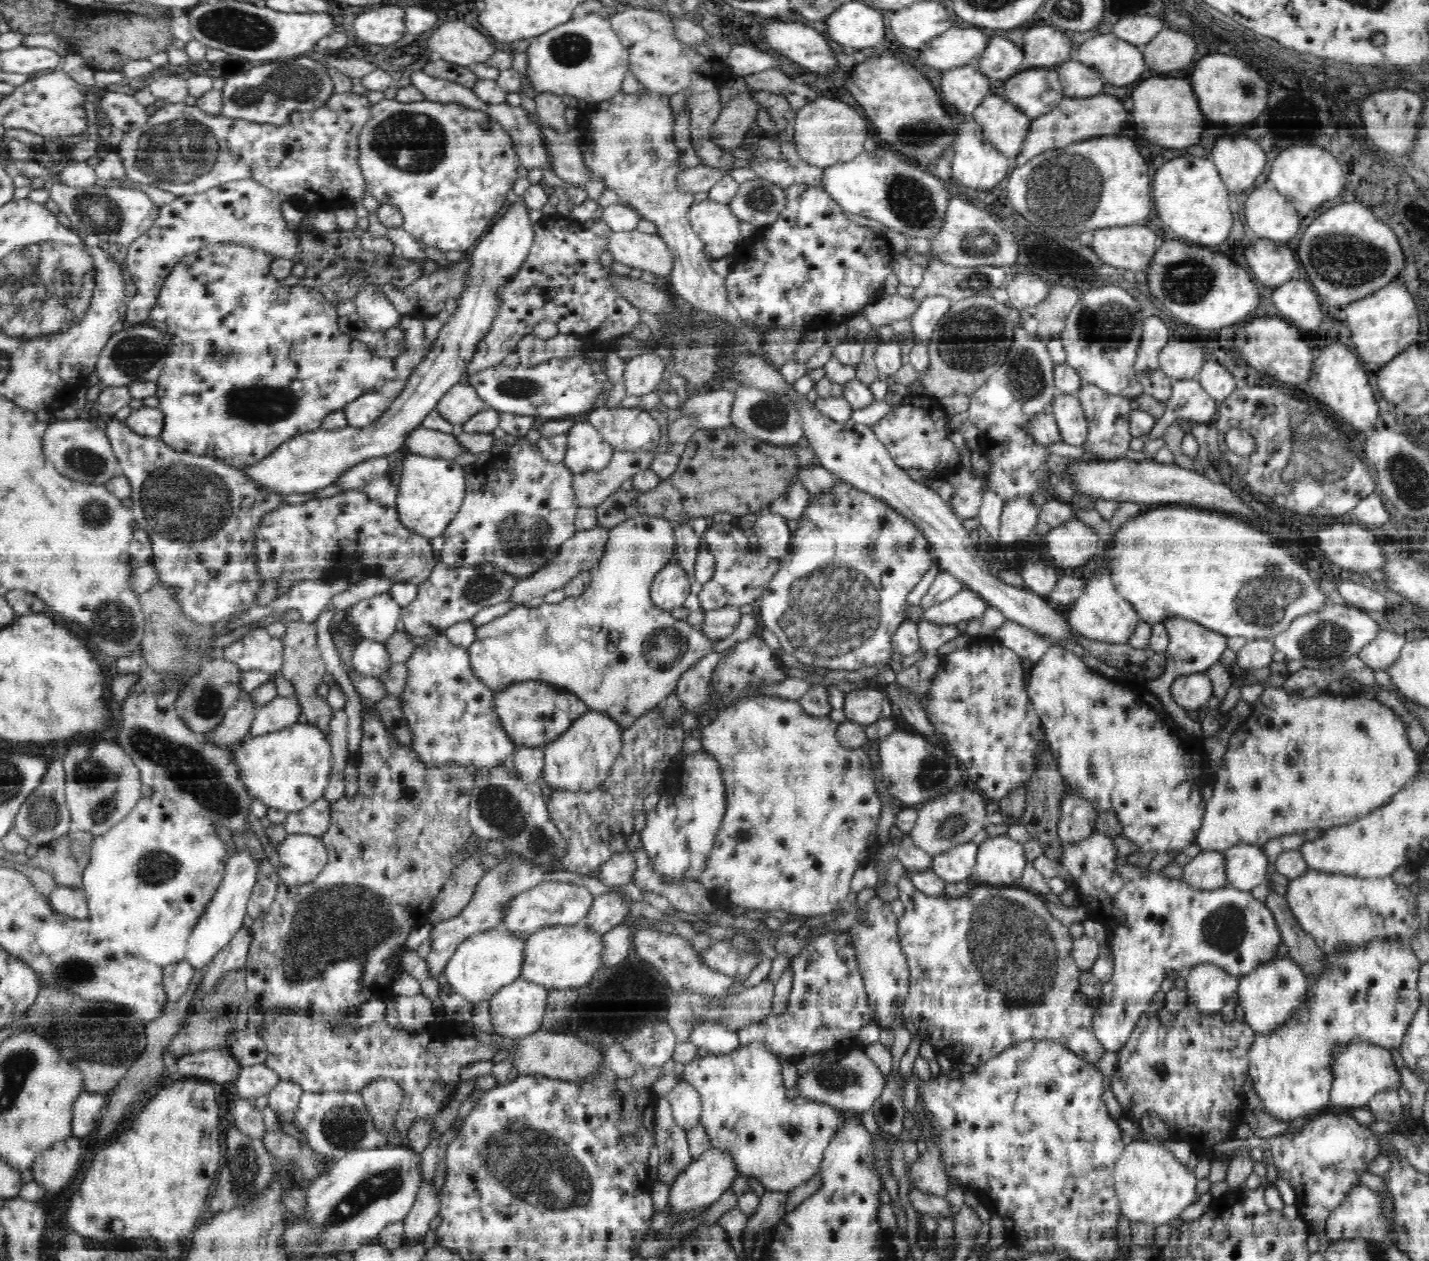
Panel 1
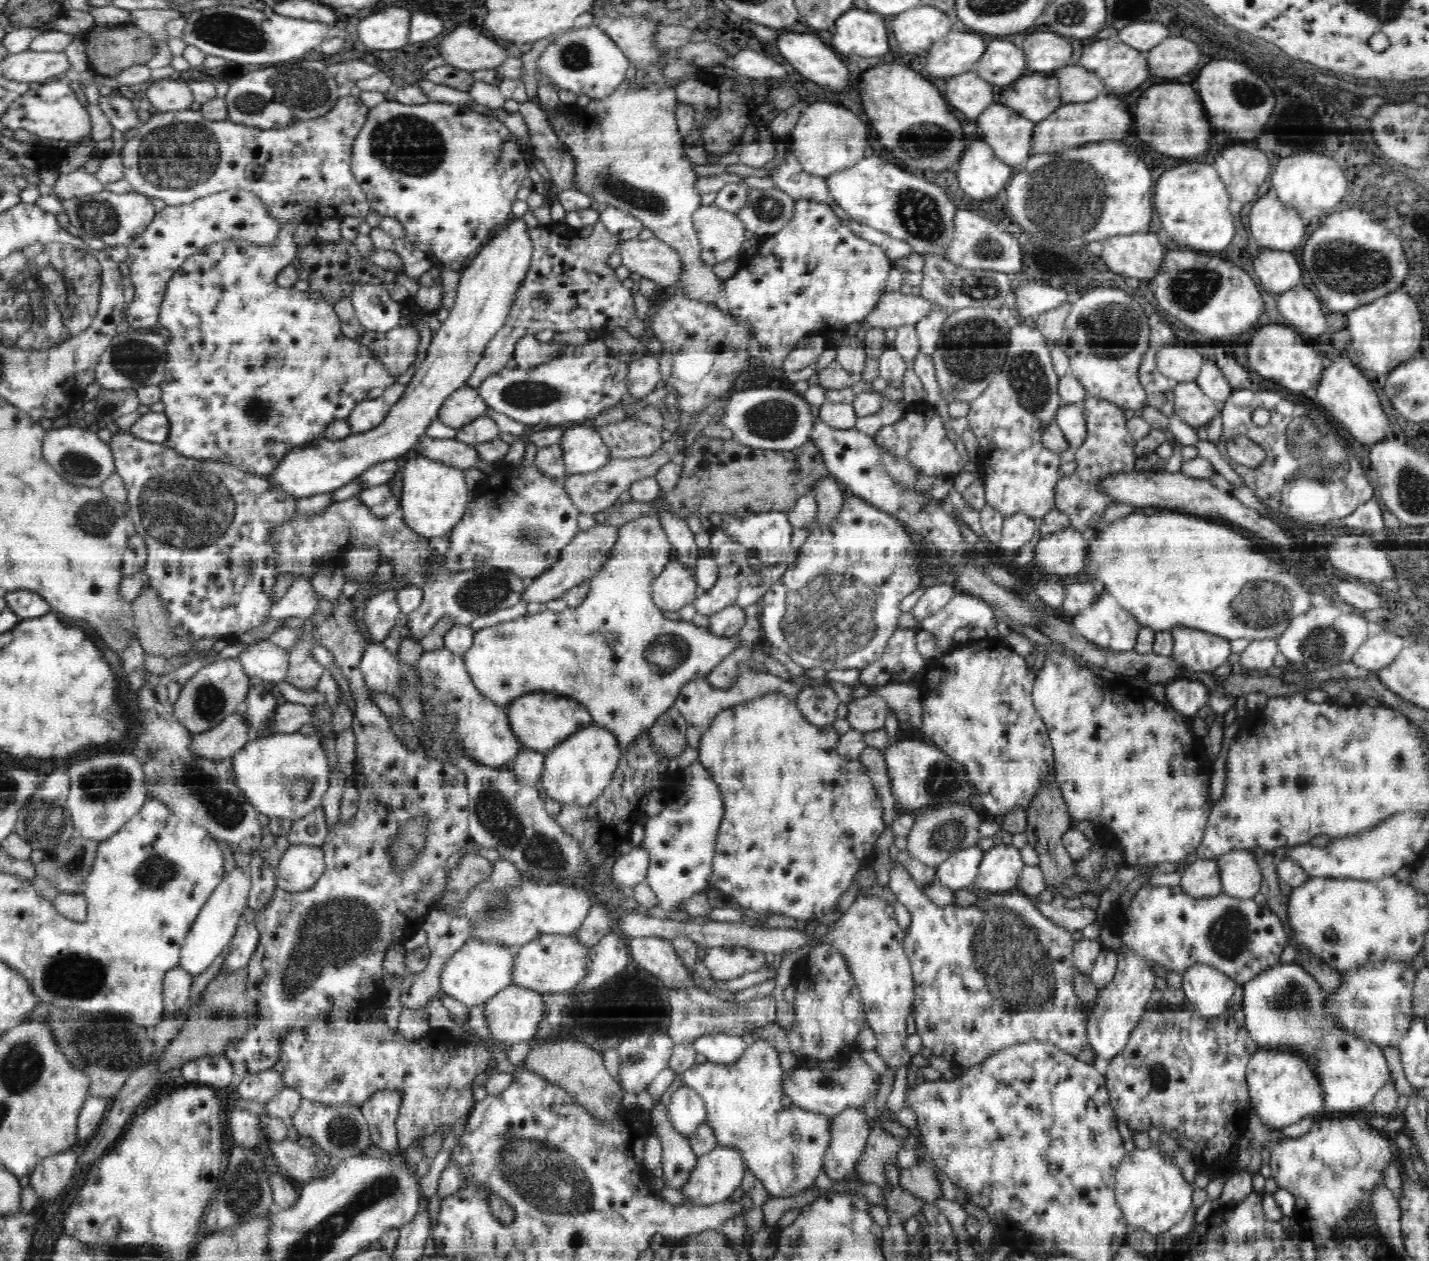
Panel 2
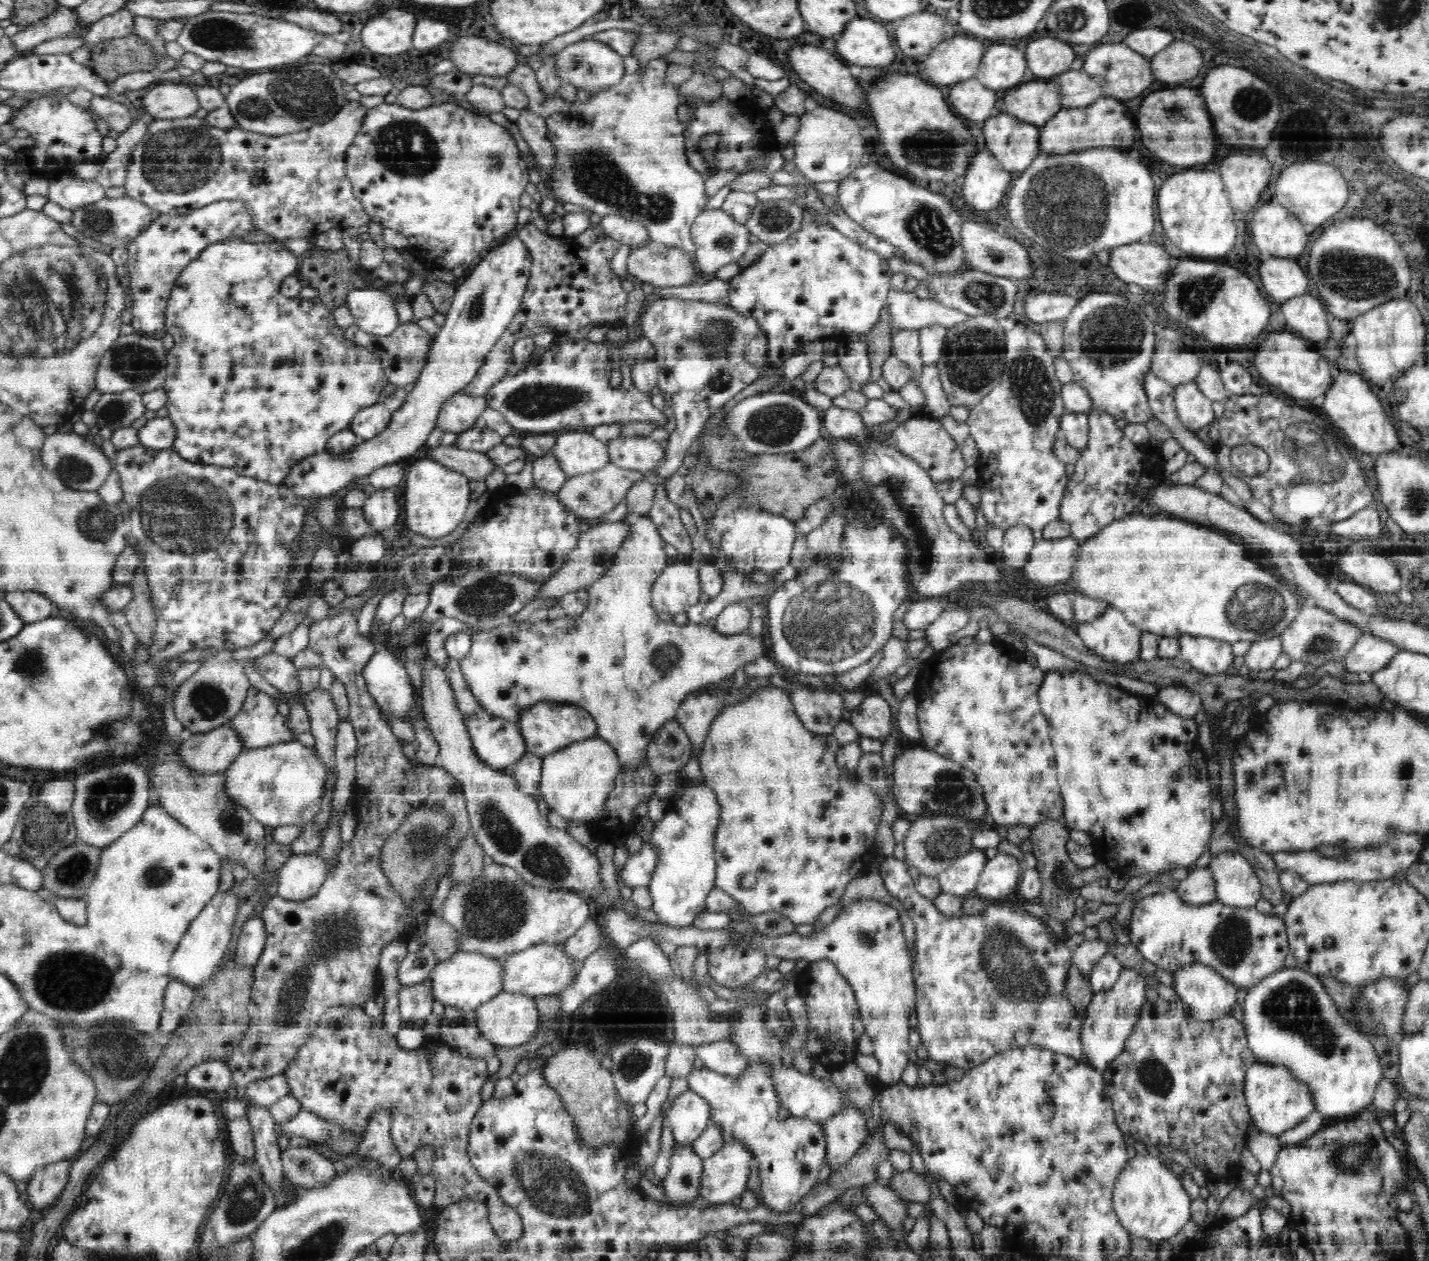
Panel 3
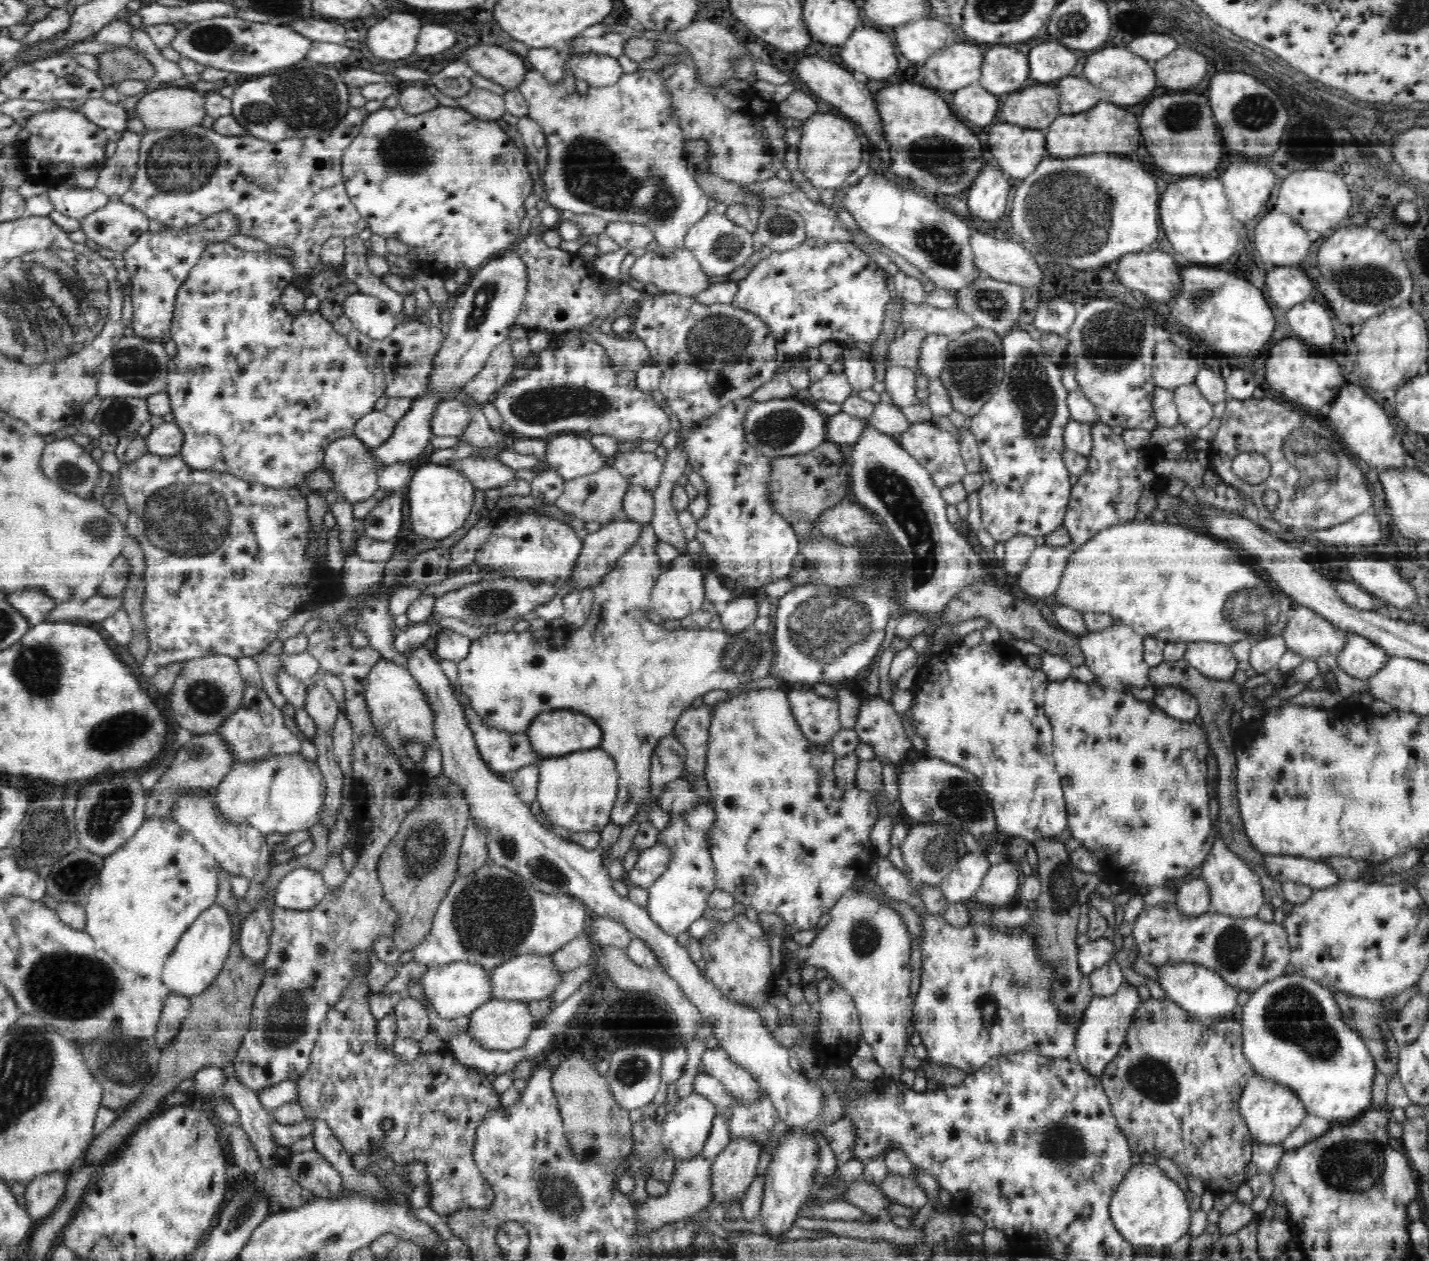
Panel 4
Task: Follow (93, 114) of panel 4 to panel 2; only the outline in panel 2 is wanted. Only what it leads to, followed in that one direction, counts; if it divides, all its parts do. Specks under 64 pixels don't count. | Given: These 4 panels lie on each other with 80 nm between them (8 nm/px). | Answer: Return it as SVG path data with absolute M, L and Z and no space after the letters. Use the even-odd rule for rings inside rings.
M123 95L101 96L98 105L110 120L114 130L126 134L141 126L135 101L125 98Z

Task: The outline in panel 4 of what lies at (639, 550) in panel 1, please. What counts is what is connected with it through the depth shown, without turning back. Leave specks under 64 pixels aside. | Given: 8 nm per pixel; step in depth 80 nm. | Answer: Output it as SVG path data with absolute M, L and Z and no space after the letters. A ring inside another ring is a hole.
M641 524L639 537L632 546L626 549L615 562L615 567L601 579L599 584L590 588L594 592L594 604L592 604L592 612L586 620L586 624L582 628L571 628L570 626L560 626L553 628L550 624L544 628L537 630L524 630L524 632L516 632L511 629L508 632L498 632L483 634L477 640L471 642L471 648L468 656L457 663L457 678L460 682L460 690L468 697L470 707L478 719L488 727L488 729L499 730L511 736L524 736L534 717L540 712L548 712L548 710L568 710L573 713L584 714L593 719L596 725L603 730L602 749L612 757L613 764L619 774L619 786L617 792L617 801L611 810L611 822L623 827L632 822L637 815L640 804L644 800L648 800L648 790L650 790L650 754L654 752L654 748L658 746L658 740L662 736L666 736L668 732L673 732L674 724L683 716L684 710L688 710L692 702L696 702L696 698L708 698L708 694L728 694L727 698L733 695L747 693L749 690L764 690L764 686L768 686L768 678L776 678L775 670L776 661L779 654L776 653L776 643L772 641L772 633L760 633L751 625L749 628L734 633L727 631L718 631L712 629L680 629L668 630L662 623L654 624L652 620L648 620L648 611L651 610L650 597L652 588L656 584L656 579L660 577L663 571L662 562L656 555L656 544L659 538L656 536L652 525Z

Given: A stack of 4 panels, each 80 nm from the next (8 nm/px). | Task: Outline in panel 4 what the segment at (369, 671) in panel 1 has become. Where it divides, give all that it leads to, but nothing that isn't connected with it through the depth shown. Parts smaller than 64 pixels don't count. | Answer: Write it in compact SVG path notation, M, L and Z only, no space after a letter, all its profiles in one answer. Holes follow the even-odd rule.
M382 657L382 660L367 674L364 698L376 736L378 738L384 736L384 740L394 752L402 748L404 738L414 738L424 746L434 744L437 714L430 706L430 699L426 697L426 693L418 688L418 682L414 680L408 668L403 668Z

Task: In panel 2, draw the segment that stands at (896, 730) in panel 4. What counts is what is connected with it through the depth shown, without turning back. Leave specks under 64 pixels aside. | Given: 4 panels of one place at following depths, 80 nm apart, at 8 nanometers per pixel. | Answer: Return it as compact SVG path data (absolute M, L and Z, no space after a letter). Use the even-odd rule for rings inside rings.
M878 693L852 699L847 704L847 720L860 733L878 733L885 726L887 702Z

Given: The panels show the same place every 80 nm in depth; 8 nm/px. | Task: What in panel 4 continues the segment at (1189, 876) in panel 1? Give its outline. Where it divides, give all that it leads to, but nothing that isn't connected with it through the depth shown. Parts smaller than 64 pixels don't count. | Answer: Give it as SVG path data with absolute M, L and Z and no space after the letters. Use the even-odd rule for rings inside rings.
M1200 873L1195 875L1195 880L1187 882L1180 889L1177 897L1178 911L1184 918L1200 916L1211 910L1209 906L1209 892L1204 880L1201 880Z

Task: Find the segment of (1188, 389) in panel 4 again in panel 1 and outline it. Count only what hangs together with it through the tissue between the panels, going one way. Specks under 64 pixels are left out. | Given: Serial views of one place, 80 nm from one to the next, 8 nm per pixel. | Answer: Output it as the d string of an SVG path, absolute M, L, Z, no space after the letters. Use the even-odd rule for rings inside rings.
M1175 379L1167 400L1168 410L1176 410L1182 420L1213 423L1219 410L1219 402L1210 397L1198 379Z

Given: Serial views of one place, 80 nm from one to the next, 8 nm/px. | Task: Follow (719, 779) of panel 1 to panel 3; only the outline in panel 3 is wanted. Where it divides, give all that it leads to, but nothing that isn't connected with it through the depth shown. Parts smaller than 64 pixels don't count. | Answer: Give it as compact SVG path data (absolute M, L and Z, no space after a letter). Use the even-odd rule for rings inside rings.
M704 780L699 784L691 786L684 785L681 800L672 803L668 812L660 822L650 825L651 833L649 843L655 846L658 851L658 864L652 873L648 889L652 895L652 906L650 908L659 916L658 923L664 925L685 927L692 925L694 918L706 909L704 903L706 896L715 887L716 862L714 851L714 838L716 828L720 824L720 803L716 798L716 793L712 792Z

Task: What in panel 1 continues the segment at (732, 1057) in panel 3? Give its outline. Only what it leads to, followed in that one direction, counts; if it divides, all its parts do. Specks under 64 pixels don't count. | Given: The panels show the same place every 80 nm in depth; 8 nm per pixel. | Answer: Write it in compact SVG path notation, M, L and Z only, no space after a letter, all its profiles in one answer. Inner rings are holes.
M698 1021L689 1038L698 1048L707 1048L710 1056L724 1056L742 1046L737 1031L712 1021Z

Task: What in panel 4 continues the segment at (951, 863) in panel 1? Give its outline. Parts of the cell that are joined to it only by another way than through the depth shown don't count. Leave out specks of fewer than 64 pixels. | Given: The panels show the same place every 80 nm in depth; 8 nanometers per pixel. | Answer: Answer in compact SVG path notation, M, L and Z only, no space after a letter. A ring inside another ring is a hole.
M968 852L956 868L940 882L939 889L948 901L964 902L973 899L990 868L991 864L984 852Z

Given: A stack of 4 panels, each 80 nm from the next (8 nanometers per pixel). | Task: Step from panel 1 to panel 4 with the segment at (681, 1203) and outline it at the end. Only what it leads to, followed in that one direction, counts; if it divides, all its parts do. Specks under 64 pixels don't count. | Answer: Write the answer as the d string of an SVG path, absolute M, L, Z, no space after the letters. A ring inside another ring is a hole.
M756 1139L730 1141L711 1161L710 1184L714 1202L727 1202L742 1197L757 1176L756 1164L764 1146Z

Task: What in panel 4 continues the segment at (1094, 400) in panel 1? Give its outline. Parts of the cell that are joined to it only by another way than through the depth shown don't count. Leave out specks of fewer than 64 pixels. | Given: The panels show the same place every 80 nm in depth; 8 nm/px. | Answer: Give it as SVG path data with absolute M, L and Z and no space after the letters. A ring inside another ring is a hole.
M1102 421L1095 422L1091 426L1091 435L1093 445L1087 458L1088 466L1071 488L1070 504L1068 505L1066 516L1064 516L1064 522L1062 522L1071 534L1071 542L1075 544L1075 547L1088 542L1103 528L1135 519L1140 492L1150 484L1159 484L1159 477L1156 472L1147 470L1148 464L1147 461L1143 460L1142 452L1126 445L1122 435L1115 434L1111 426L1104 425Z

